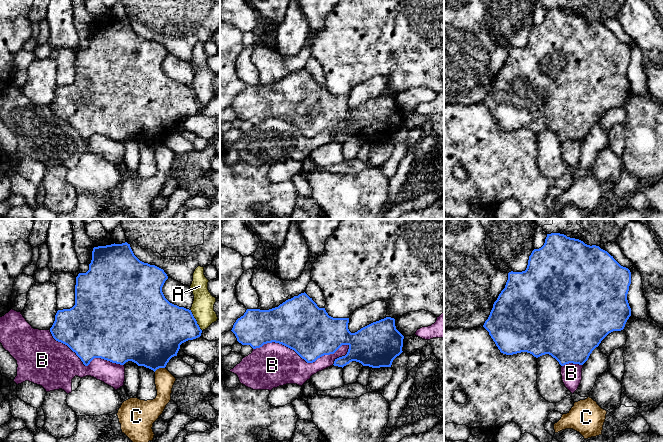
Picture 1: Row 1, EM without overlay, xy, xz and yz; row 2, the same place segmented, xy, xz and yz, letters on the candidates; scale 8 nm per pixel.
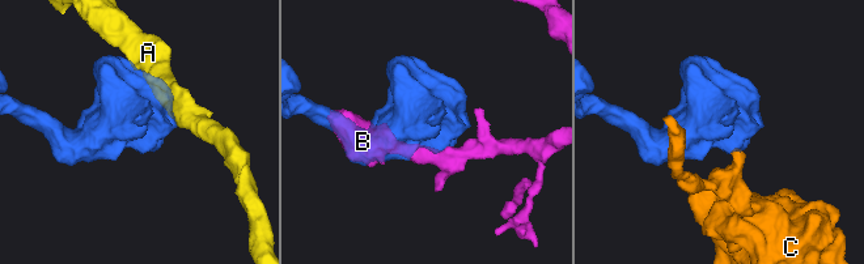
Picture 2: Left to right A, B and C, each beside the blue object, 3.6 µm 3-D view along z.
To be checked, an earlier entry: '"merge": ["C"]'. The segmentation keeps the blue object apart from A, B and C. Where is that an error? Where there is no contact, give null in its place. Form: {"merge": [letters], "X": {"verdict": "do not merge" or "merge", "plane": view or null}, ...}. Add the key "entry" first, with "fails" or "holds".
{"entry": "fails", "merge": [], "A": {"verdict": "do not merge", "plane": "xy"}, "B": {"verdict": "do not merge", "plane": "xz"}, "C": {"verdict": "do not merge", "plane": "xy"}}

